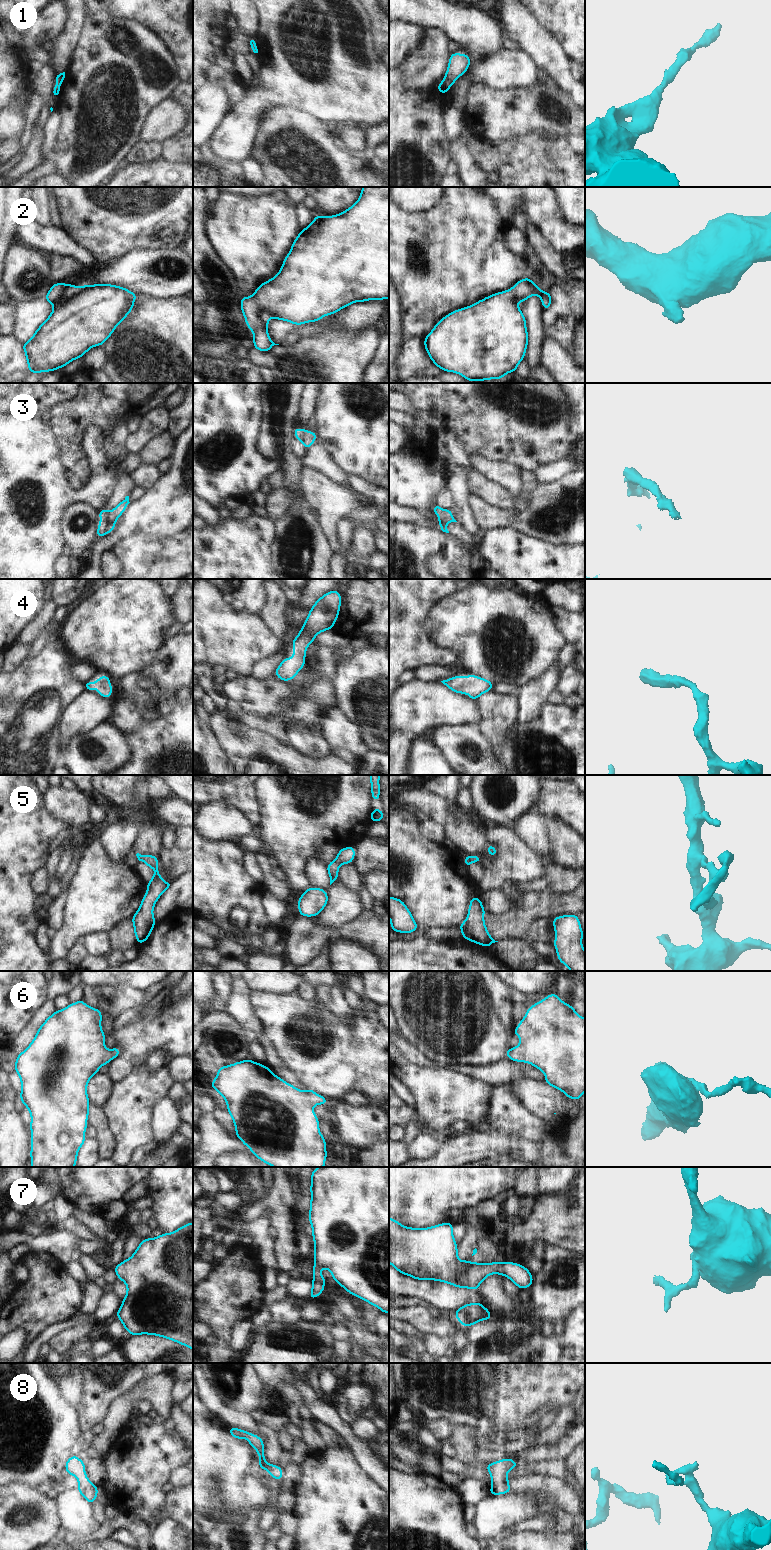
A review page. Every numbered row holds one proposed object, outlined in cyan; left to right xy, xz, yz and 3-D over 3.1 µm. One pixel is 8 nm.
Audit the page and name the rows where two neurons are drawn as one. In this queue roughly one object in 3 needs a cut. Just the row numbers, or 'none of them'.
none of them

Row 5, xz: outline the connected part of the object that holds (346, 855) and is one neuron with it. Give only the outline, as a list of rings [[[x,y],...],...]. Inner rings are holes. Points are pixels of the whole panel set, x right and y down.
[[[353,846],[341,848],[337,854],[337,858],[327,865],[327,872],[330,877],[330,885],[334,881],[338,881],[338,871],[341,864],[352,863],[355,857],[355,849]]]

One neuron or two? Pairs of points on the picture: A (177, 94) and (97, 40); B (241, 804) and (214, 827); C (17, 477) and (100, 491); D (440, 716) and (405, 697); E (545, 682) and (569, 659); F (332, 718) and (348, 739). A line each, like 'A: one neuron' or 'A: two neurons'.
A: two neurons
B: two neurons
C: one neuron
D: one neuron
E: two neurons
F: one neuron

